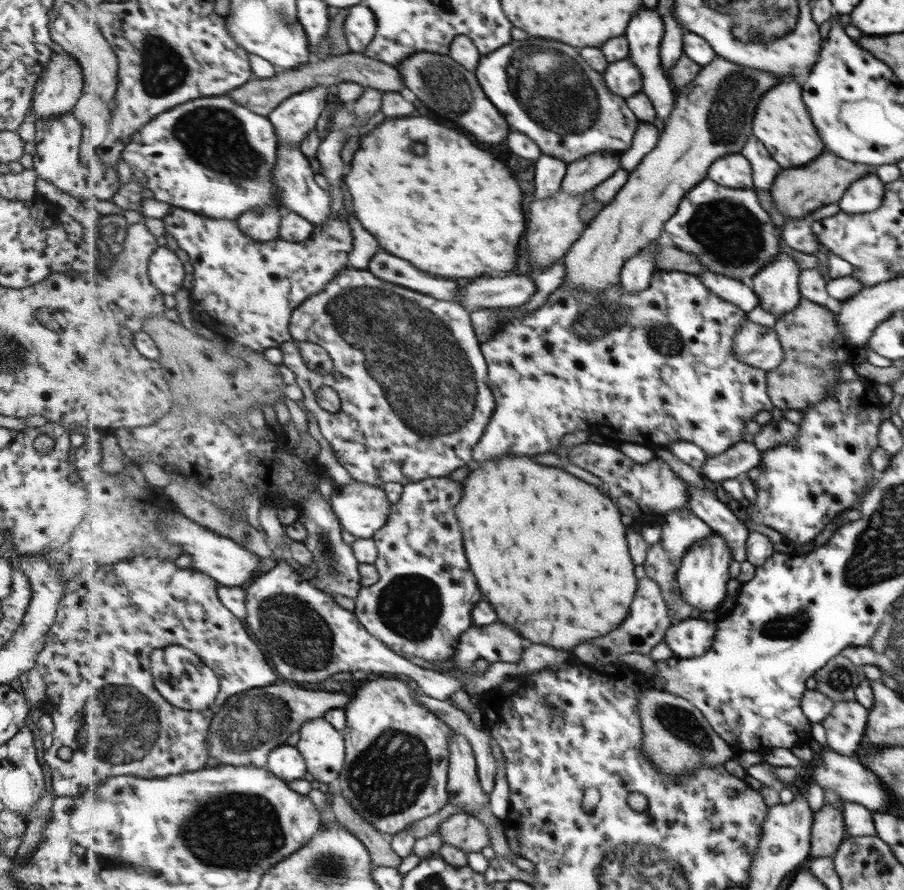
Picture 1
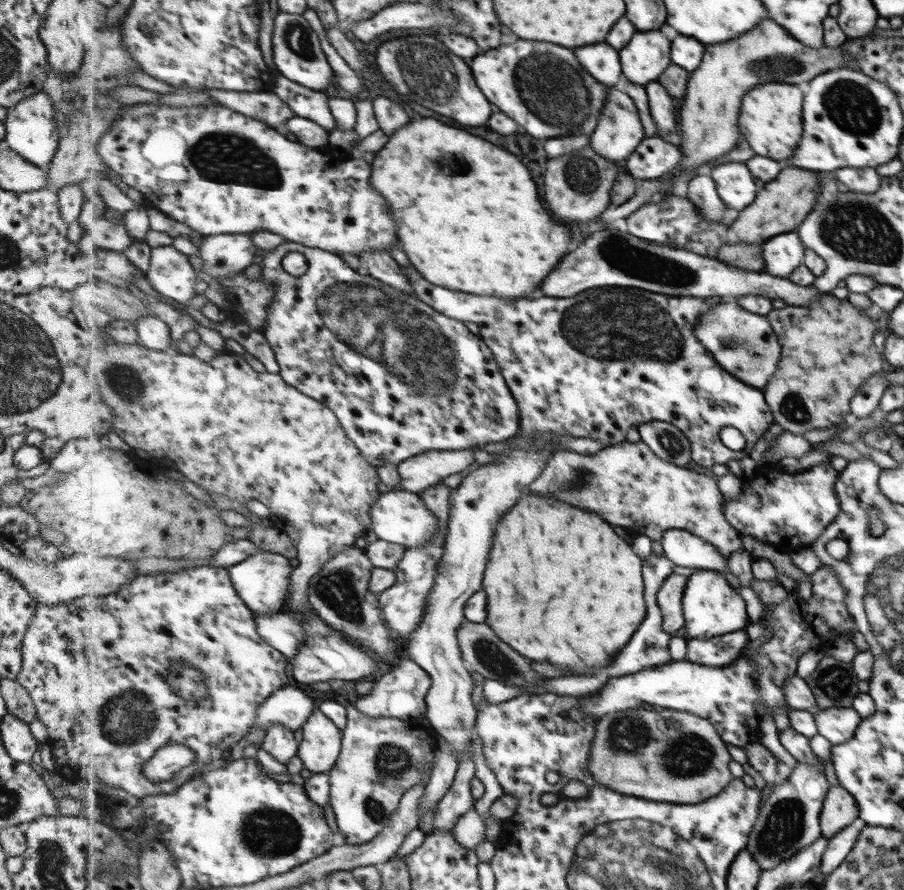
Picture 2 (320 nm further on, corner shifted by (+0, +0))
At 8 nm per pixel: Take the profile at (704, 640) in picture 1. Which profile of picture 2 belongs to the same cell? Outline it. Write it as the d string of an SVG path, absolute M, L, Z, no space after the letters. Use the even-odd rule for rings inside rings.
M746 629L713 638L688 638L687 660L702 667L729 667L750 642Z

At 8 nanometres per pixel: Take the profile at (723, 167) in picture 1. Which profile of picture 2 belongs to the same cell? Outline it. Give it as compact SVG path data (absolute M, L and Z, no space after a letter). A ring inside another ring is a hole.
M723 164L711 172L717 182L718 194L731 212L746 210L755 198L755 182L745 164Z

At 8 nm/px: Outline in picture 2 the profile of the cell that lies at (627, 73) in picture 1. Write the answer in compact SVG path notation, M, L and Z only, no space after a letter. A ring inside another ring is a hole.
M662 29L637 31L620 57L624 78L646 86L658 81L672 63L672 40Z

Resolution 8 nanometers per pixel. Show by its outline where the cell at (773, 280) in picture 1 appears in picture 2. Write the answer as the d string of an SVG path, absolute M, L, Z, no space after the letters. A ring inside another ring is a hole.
M794 230L767 238L760 249L764 260L763 272L783 278L802 264L805 251Z

